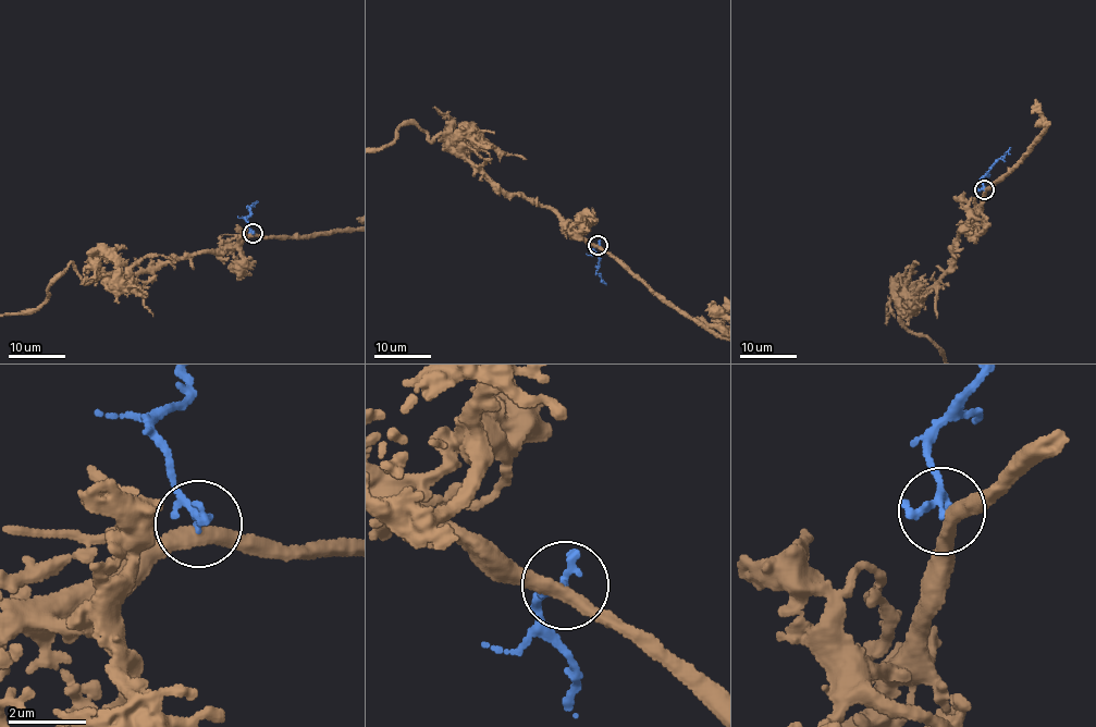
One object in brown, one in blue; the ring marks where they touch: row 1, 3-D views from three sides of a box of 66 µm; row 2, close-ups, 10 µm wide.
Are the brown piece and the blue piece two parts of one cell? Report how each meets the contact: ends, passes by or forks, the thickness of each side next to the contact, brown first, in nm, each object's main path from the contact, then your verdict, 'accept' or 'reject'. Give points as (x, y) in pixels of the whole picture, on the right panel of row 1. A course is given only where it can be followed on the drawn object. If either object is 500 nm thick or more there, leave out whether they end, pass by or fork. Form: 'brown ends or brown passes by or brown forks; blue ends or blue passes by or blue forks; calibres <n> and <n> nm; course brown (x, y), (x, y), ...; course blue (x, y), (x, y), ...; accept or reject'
brown passes by; blue passes by; calibres 360 and 160 nm; course brown (984, 189), (953, 260), (920, 294), (915, 312), (906, 300), (902, 323); course blue (984, 189), (984, 176), (999, 159), (1004, 159), (1010, 147); reject

